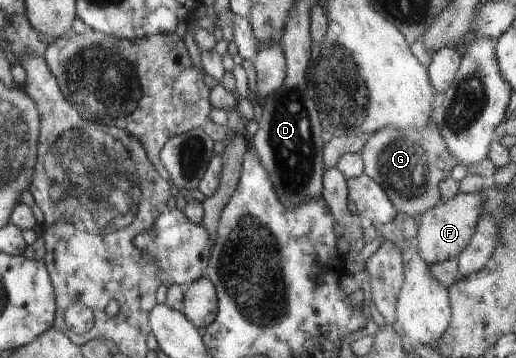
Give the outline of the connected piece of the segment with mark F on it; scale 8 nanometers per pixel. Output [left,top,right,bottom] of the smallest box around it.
[416,192,483,264]

